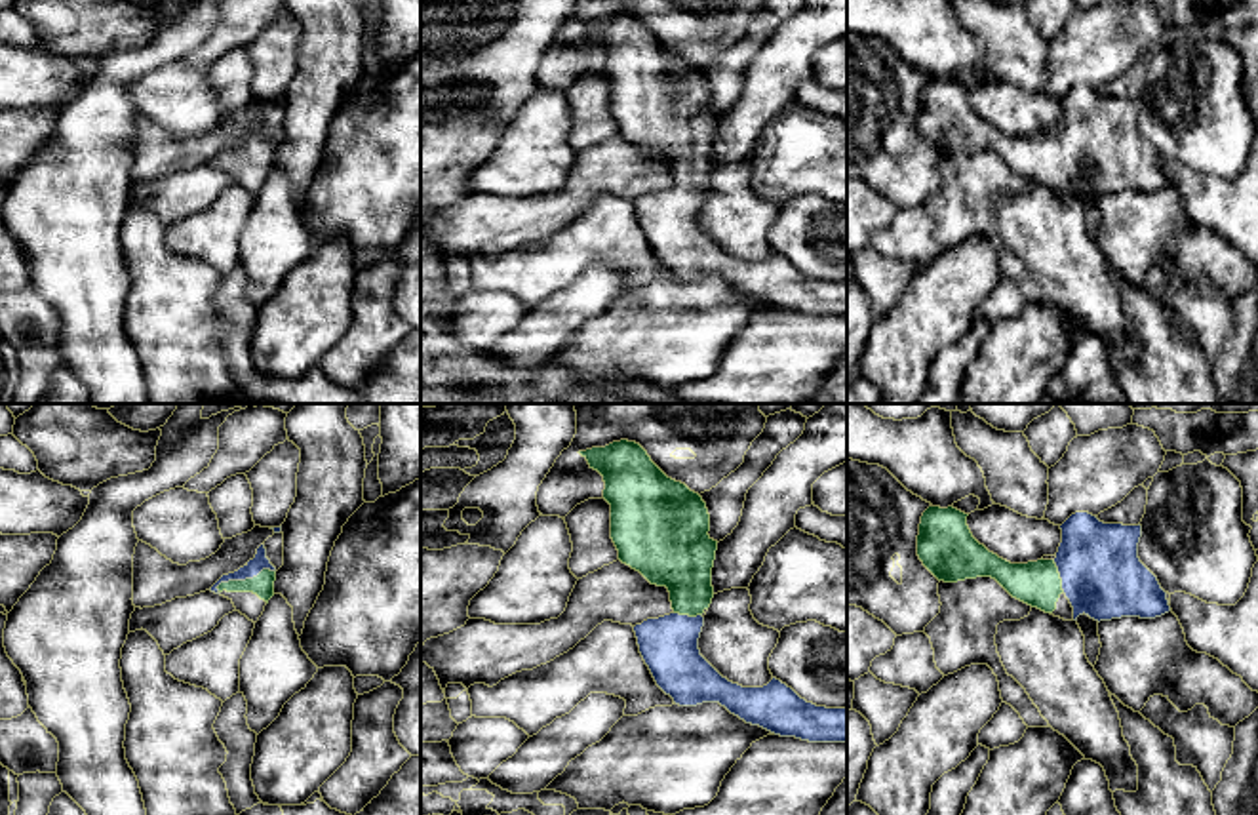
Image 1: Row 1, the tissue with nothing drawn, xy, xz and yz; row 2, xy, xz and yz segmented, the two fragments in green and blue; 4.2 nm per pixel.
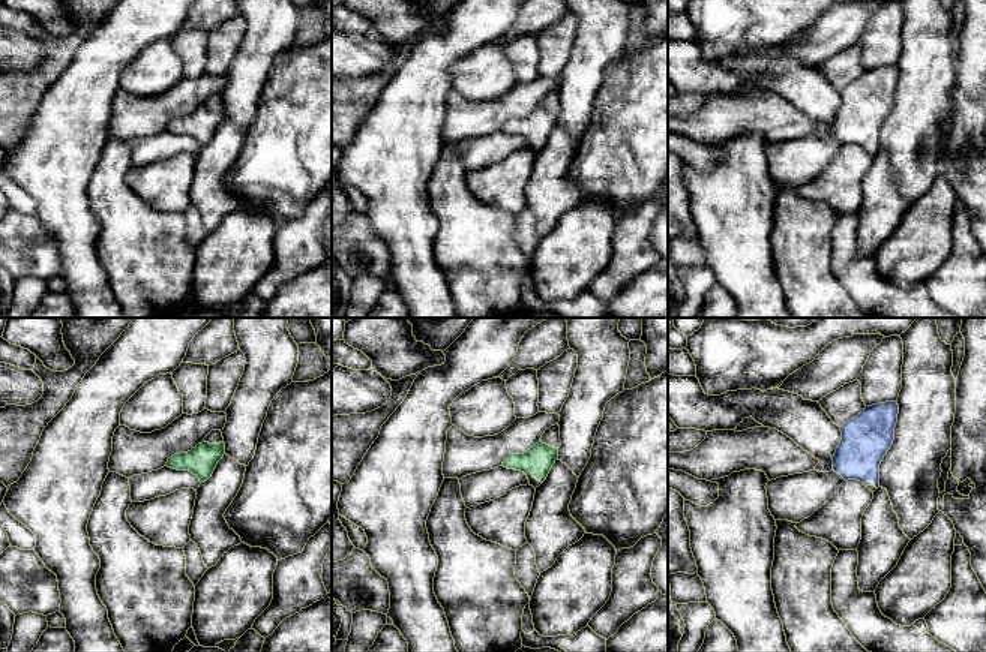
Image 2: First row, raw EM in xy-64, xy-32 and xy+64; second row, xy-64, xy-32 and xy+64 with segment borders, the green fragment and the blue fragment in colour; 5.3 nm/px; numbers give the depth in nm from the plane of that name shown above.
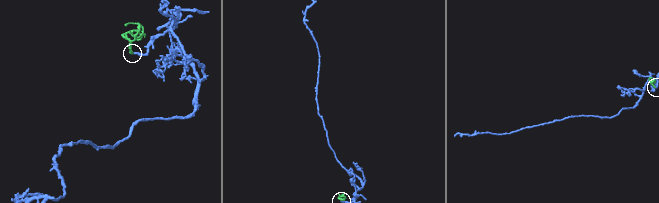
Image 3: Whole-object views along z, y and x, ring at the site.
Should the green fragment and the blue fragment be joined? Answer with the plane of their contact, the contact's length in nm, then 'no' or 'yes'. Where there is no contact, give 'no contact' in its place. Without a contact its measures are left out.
contact in xy; length 260 nm; yes

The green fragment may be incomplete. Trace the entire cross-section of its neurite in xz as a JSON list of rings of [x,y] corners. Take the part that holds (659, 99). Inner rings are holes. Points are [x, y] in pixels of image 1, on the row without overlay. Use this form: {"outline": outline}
{"outline": [[[620,13],[579,27],[590,42],[603,50],[603,72],[611,78],[611,112],[619,124],[619,133],[639,145],[651,158],[666,160],[670,166],[674,183],[670,189],[647,192],[634,200],[639,227],[657,259],[679,280],[719,276],[746,297],[780,310],[809,316],[847,316],[847,282],[807,276],[776,251],[763,261],[742,261],[723,251],[700,229],[702,187],[714,171],[712,141],[717,124],[717,114],[708,109],[710,88],[702,70],[685,57],[668,51],[636,15]]]}

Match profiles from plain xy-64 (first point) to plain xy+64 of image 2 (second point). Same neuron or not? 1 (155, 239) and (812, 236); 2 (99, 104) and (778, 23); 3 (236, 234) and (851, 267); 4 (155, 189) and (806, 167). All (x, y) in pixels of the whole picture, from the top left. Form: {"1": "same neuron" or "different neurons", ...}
{"1": "same neuron", "2": "different neurons", "3": "different neurons", "4": "different neurons"}

